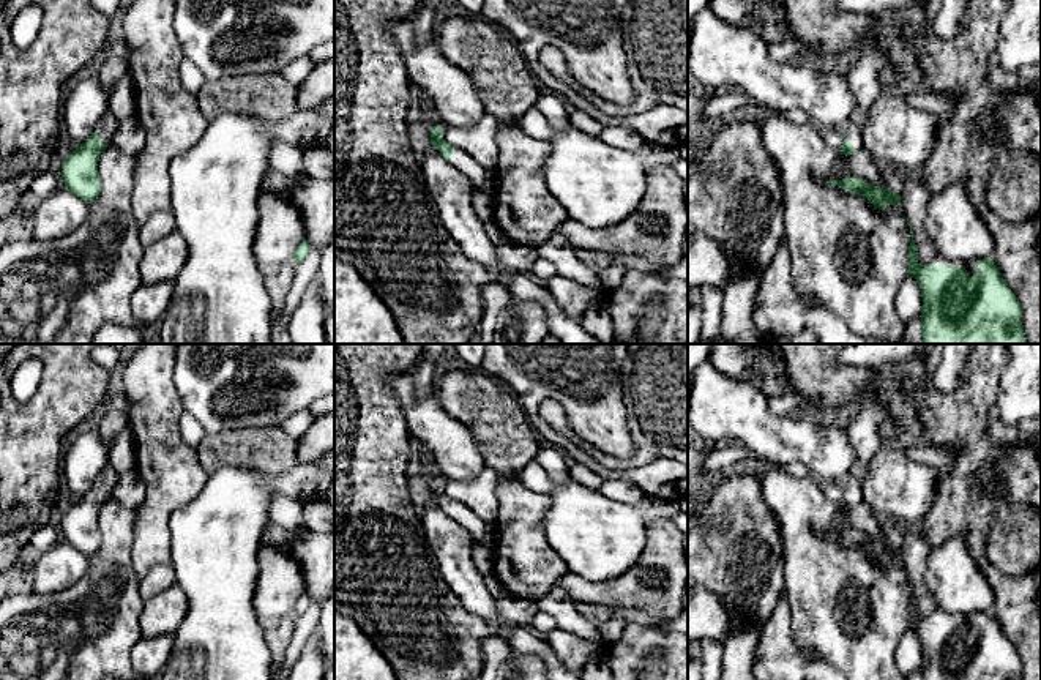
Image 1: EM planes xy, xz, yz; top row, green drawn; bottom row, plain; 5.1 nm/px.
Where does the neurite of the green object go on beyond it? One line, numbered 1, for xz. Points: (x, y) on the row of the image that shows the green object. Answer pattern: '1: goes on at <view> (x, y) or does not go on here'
1: goes on at xz (470, 168)

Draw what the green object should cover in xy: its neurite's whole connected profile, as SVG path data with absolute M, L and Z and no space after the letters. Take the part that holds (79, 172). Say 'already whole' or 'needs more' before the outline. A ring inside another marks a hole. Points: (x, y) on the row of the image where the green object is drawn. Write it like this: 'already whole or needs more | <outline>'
needs more | M110 109L103 115L91 136L68 156L62 164L62 180L65 188L91 204L101 191L98 174L99 155L110 147L112 133L118 120Z

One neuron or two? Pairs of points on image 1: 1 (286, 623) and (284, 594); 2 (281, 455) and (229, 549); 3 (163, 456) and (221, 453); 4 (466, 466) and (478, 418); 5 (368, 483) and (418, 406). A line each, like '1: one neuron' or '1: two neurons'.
1: two neurons
2: two neurons
3: two neurons
4: two neurons
5: two neurons

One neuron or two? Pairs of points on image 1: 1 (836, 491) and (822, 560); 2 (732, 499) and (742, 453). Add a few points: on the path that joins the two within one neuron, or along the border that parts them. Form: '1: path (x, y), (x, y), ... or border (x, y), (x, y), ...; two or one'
1: border (822, 486), (824, 493), (838, 504); two
2: border (756, 469), (735, 467), (724, 475); two

